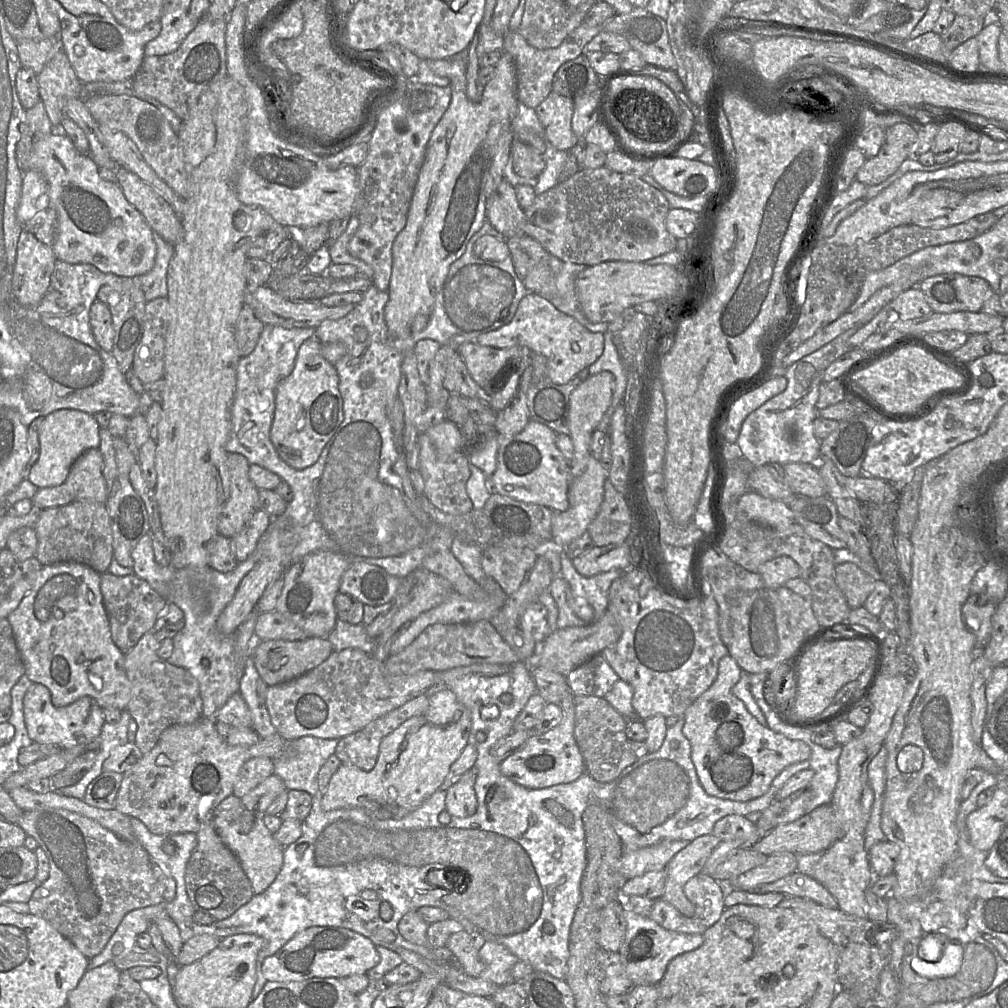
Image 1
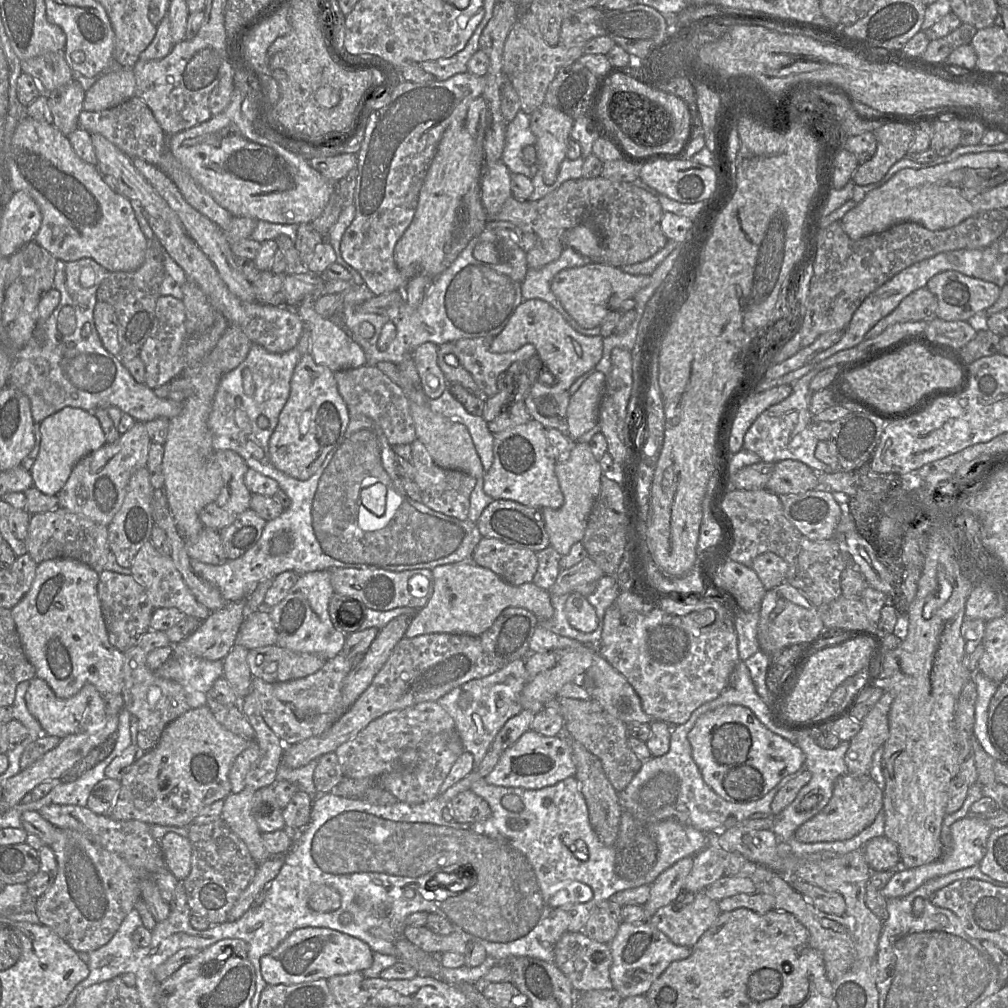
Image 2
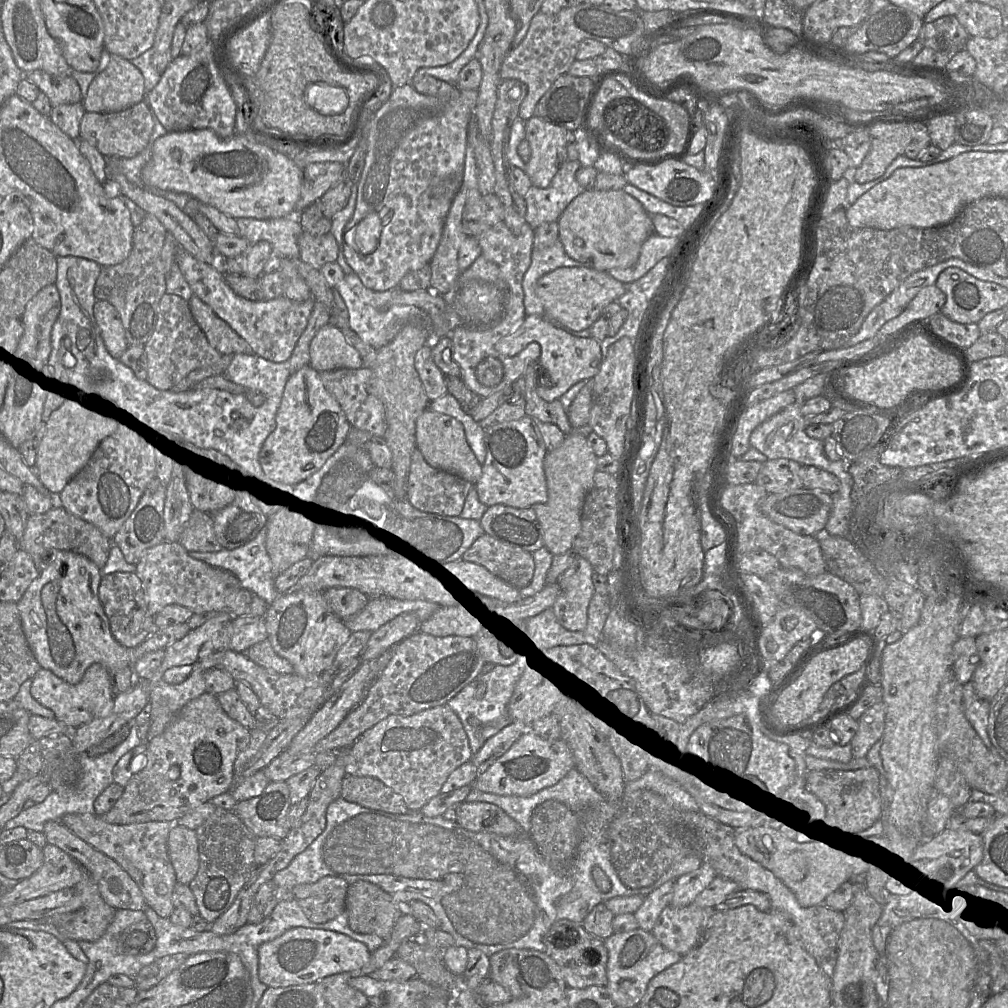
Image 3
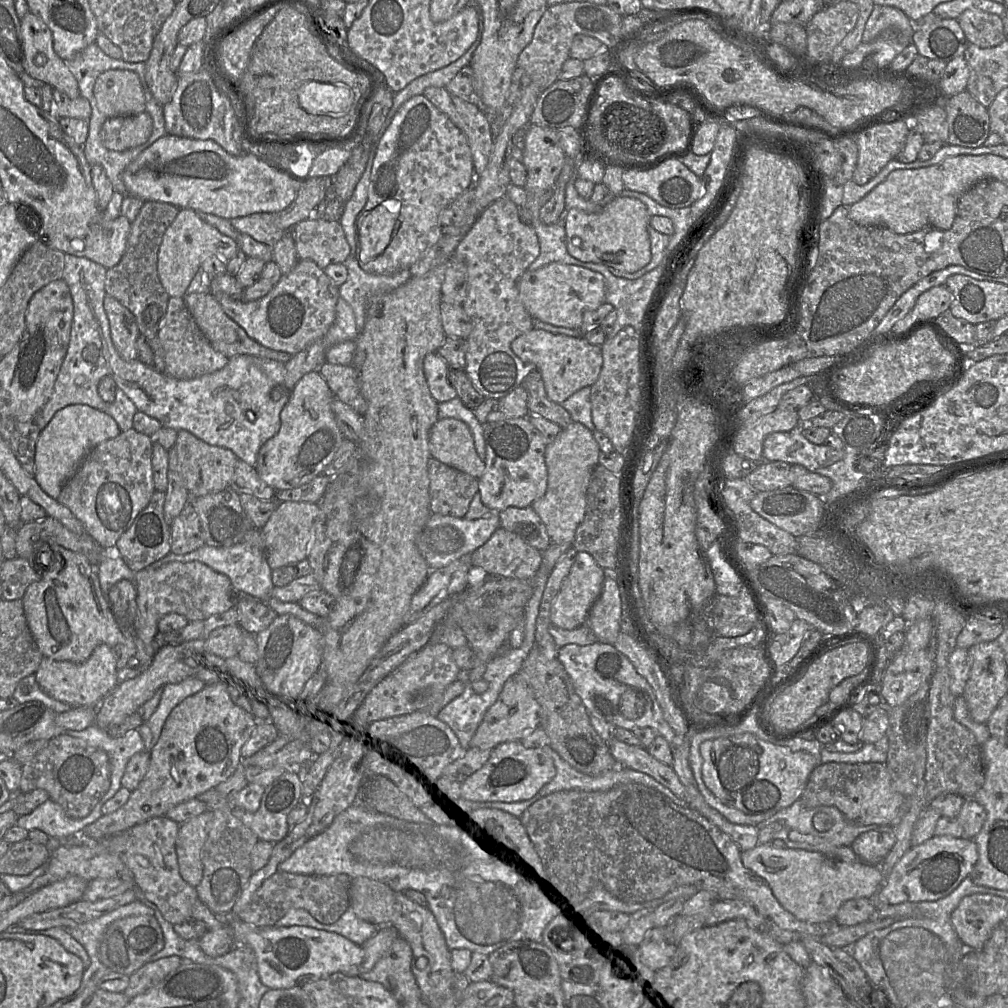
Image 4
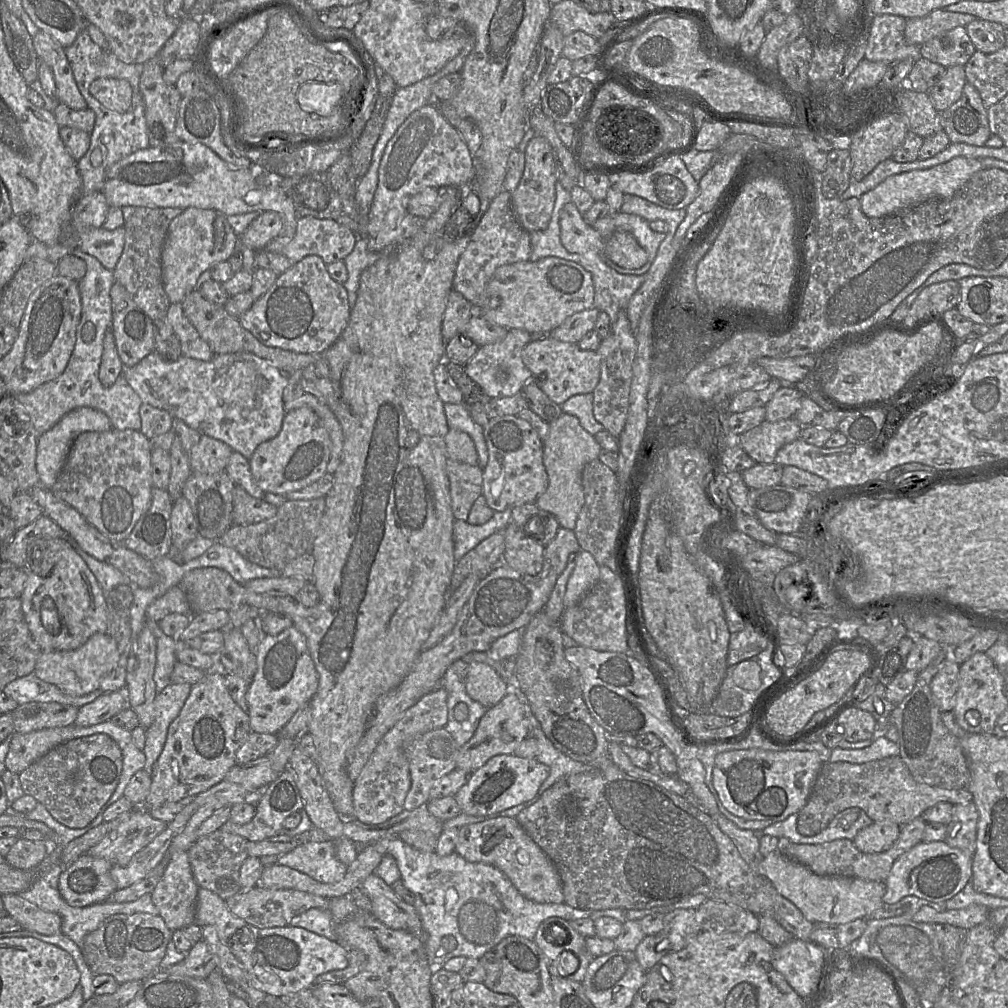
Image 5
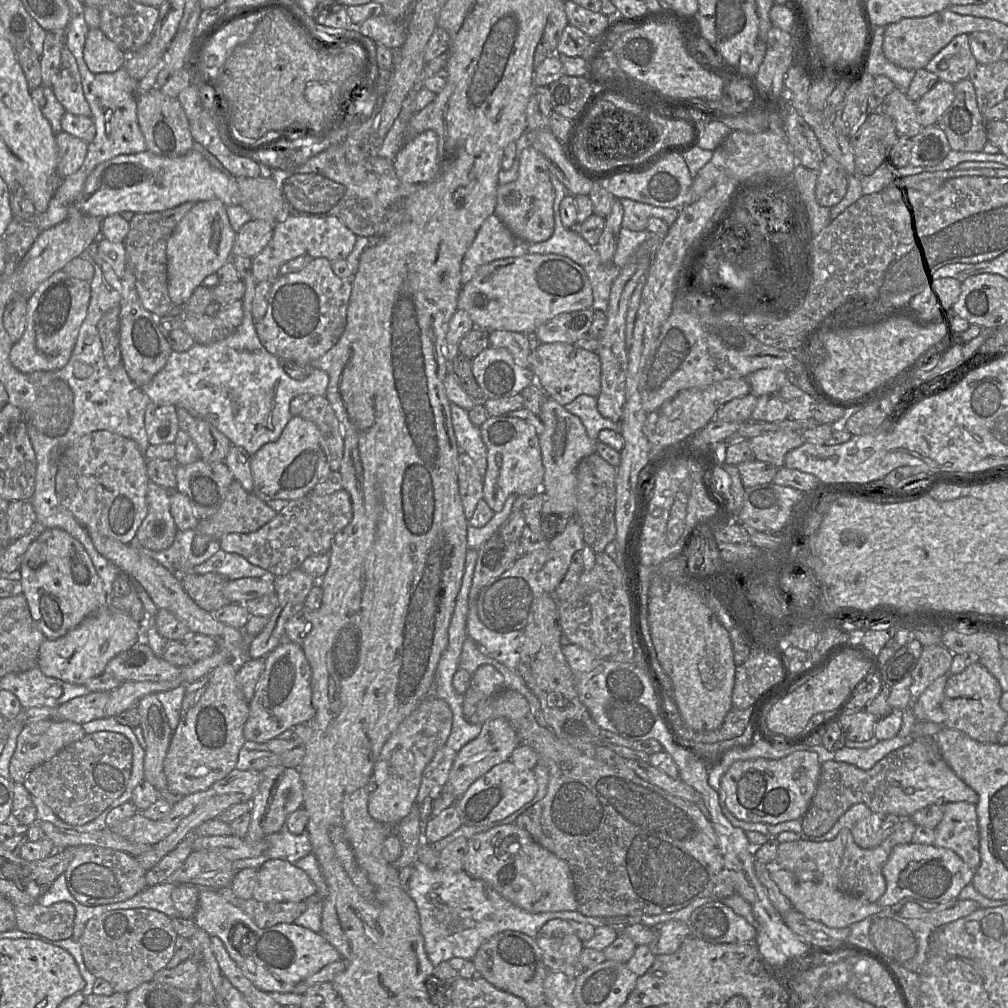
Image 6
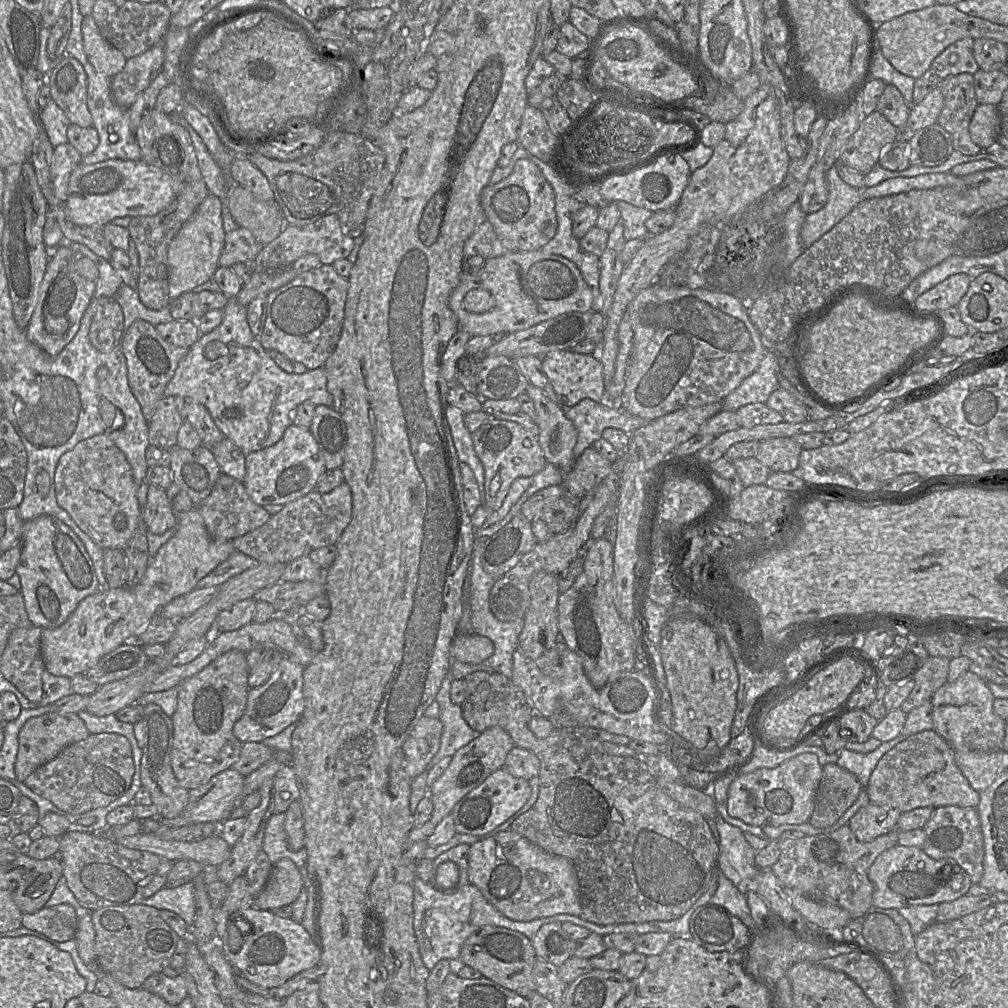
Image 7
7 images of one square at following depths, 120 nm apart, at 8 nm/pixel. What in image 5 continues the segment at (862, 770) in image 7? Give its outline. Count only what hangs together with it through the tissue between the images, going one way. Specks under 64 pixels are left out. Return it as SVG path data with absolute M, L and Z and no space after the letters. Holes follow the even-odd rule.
M875 736L872 744L862 749L834 748L831 750L829 762L850 762L862 764L899 755L899 745L885 736Z

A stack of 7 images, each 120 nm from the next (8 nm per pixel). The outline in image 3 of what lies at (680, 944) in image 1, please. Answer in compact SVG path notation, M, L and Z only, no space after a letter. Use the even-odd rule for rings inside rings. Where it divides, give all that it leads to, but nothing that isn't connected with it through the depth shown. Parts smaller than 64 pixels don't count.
M640 928L613 933L604 940L604 944L608 952L606 988L614 1004L620 1007L638 1006L649 981L682 958L680 954L663 947L651 932Z

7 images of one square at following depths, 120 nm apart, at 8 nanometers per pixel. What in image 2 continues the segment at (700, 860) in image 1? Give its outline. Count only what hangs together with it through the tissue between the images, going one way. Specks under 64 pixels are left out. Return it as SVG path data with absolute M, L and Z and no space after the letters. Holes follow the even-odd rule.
M694 856L680 859L663 871L651 884L650 897L643 905L649 920L658 909L674 901L683 891L685 879L693 866Z

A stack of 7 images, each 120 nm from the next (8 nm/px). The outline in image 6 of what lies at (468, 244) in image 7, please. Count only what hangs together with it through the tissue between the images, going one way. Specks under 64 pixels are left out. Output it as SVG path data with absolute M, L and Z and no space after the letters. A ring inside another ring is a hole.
M493 213L480 226L461 264L462 285L469 282L478 269L495 260L520 257L528 253L528 244L516 237Z

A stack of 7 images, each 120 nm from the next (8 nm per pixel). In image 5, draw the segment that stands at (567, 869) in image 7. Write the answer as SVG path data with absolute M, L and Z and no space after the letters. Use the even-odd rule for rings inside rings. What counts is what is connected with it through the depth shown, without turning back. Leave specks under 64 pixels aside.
M500 816L459 828L455 851L469 862L497 867L527 899L538 903L563 903L559 873L545 852L516 818Z

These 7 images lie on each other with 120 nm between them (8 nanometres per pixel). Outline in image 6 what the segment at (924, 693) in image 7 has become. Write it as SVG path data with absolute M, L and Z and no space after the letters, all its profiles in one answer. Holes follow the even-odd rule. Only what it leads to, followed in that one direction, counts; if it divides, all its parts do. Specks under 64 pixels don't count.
M940 645L923 647L911 676L913 683L910 687L911 704L915 703L924 690L938 677L950 674L954 655L950 650Z

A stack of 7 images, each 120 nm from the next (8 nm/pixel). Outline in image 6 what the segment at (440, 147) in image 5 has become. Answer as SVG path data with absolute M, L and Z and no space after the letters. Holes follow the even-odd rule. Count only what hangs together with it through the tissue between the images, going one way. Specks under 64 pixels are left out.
M427 130L406 141L393 159L396 175L403 183L426 183L434 180L441 169L439 137Z

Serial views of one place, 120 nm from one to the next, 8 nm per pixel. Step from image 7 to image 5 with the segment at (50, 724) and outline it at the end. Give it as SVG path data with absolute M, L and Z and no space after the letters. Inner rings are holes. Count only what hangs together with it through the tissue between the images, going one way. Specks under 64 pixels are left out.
M74 725L13 734L5 760L6 769L19 775L54 747L74 739L73 729Z

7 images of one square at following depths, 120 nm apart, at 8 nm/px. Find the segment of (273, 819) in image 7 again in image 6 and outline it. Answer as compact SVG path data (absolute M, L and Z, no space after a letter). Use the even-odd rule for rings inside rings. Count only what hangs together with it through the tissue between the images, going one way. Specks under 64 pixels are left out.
M284 825L276 832L265 837L268 849L265 854L269 859L284 859L295 863L312 853L312 846L307 830L302 834L291 833Z

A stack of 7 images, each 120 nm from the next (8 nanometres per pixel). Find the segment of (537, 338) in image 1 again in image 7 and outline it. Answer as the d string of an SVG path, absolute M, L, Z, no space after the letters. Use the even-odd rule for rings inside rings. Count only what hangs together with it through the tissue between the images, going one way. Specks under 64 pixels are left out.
M570 350L551 351L541 357L543 371L562 407L573 407L583 399L606 401L603 366L597 354L579 354Z

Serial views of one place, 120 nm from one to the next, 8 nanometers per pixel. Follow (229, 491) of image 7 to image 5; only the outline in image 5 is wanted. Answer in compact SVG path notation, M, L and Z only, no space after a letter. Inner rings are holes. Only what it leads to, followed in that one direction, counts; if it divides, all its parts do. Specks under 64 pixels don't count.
M235 486L233 490L232 520L234 525L249 525L272 518L278 507L254 498L242 487Z

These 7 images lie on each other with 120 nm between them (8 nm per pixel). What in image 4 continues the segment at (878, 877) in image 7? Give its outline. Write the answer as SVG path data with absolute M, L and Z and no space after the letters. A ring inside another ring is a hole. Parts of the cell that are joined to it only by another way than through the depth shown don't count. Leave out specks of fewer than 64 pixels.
M934 835L911 847L886 876L878 894L882 903L899 904L910 901L934 901L948 896L968 876L978 860L974 839Z

